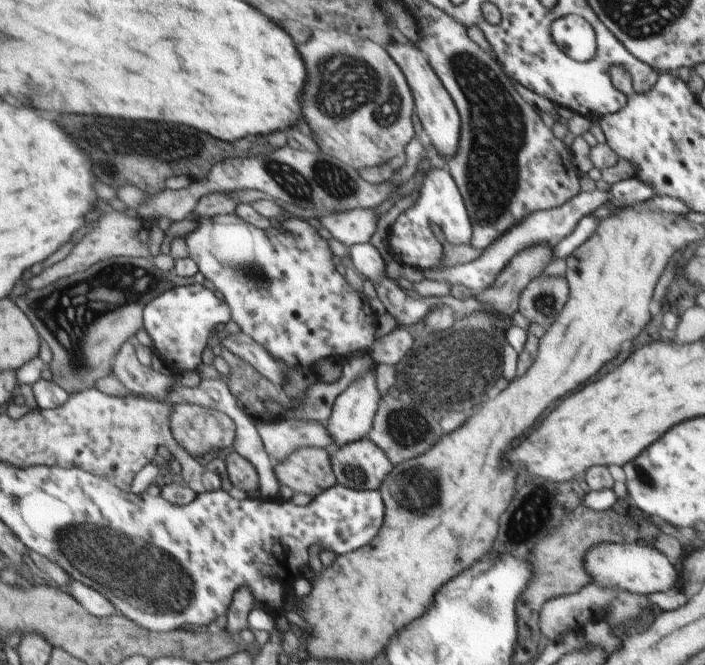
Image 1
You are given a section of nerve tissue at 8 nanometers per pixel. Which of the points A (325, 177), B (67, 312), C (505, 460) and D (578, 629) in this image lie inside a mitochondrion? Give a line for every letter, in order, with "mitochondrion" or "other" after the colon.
A: mitochondrion
B: mitochondrion
C: other
D: other

